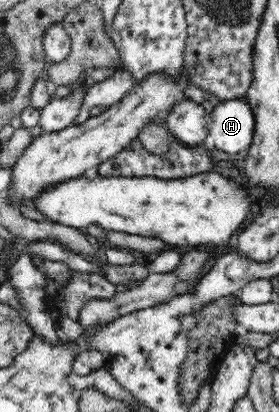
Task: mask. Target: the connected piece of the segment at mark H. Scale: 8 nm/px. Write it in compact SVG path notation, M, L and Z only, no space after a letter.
M225 100L215 103L208 122L208 143L225 153L240 153L253 141L255 120L248 102Z

